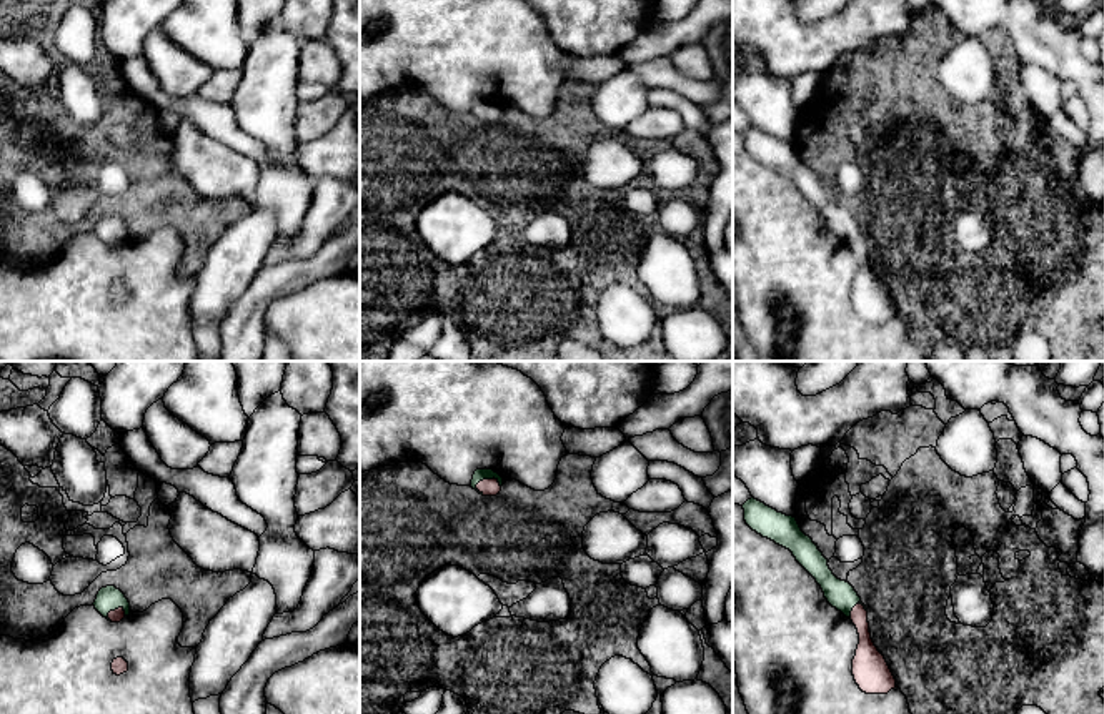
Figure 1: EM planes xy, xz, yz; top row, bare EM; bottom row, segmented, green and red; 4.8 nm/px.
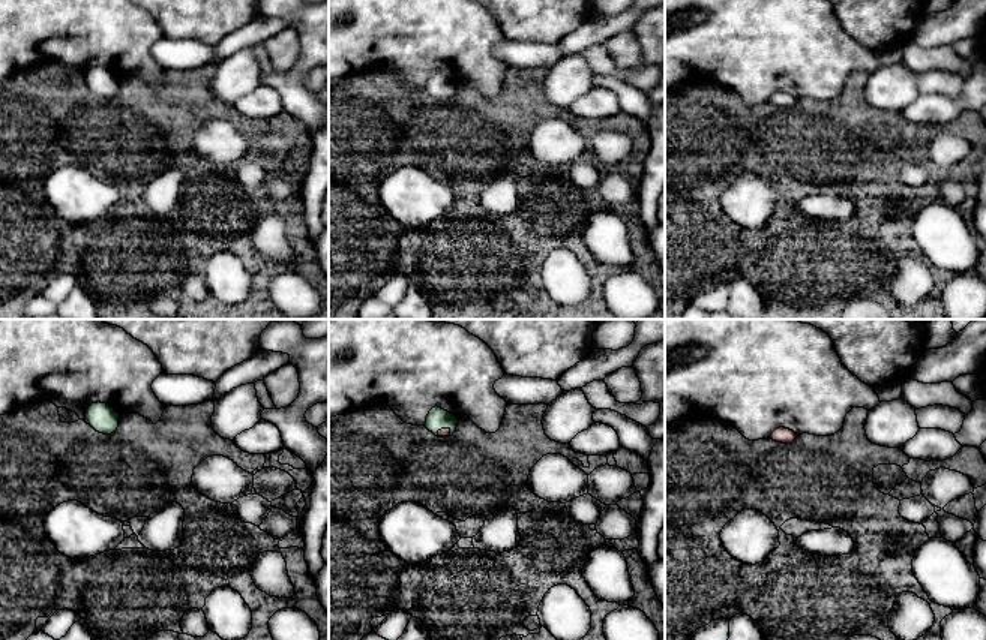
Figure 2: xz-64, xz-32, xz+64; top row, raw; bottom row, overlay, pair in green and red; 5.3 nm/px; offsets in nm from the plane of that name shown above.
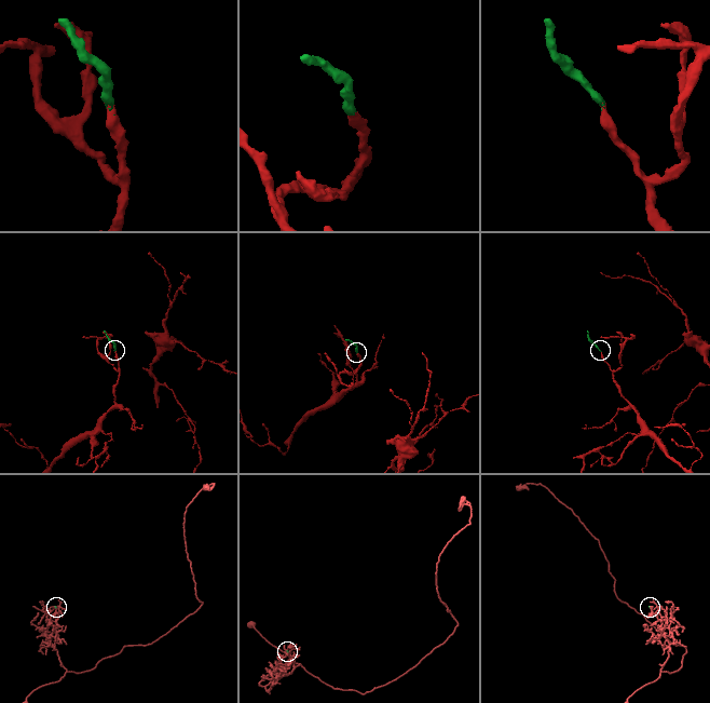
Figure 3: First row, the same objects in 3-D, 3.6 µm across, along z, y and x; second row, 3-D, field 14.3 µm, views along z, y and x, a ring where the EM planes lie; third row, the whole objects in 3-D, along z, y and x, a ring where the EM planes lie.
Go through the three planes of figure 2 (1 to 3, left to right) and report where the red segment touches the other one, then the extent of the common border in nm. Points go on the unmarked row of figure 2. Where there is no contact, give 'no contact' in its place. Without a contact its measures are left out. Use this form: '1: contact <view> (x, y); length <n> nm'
1: no contact
2: contact xz-32 (443, 92); length 90 nm
3: no contact

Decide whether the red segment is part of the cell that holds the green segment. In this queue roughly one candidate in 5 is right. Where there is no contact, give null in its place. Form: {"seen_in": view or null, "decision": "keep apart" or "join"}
{"seen_in": "xz", "decision": "join"}

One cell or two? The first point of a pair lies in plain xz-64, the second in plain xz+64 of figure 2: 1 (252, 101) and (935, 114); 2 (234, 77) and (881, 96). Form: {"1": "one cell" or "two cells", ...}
{"1": "one cell", "2": "one cell"}

